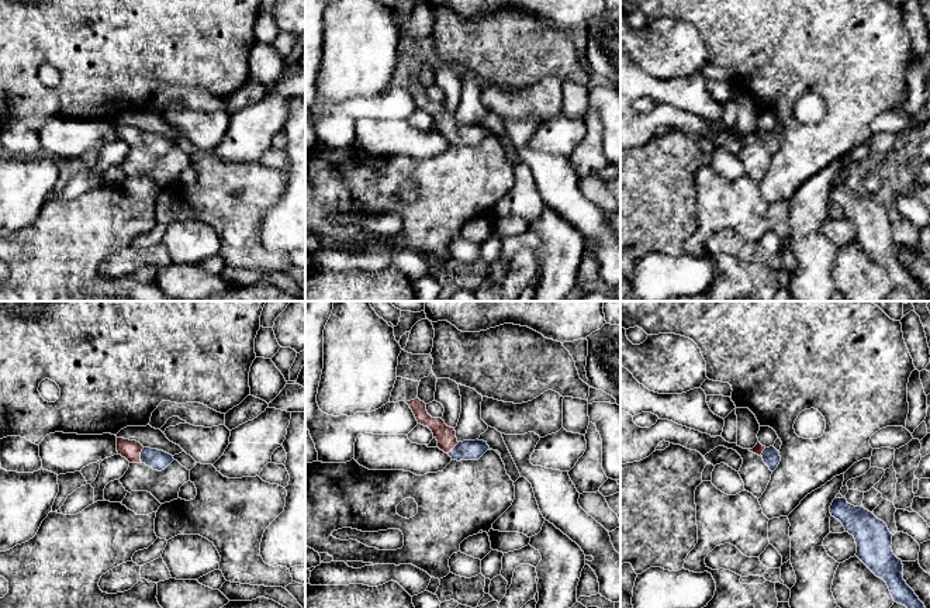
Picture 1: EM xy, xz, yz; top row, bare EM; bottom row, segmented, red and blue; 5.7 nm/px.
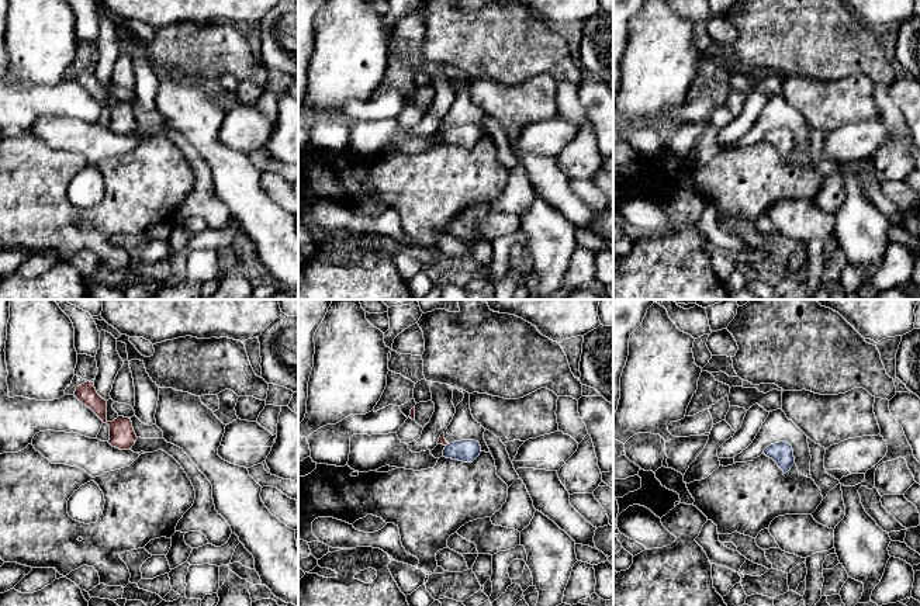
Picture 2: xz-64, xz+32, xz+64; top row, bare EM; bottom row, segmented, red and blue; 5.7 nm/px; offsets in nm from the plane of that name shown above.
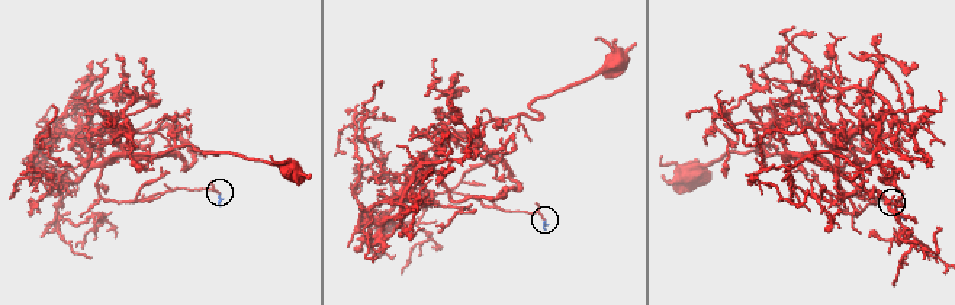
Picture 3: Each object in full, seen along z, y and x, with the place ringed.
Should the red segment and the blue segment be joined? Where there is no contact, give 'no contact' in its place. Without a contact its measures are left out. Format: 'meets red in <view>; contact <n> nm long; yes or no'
meets red in xy; contact 80 nm long; yes

